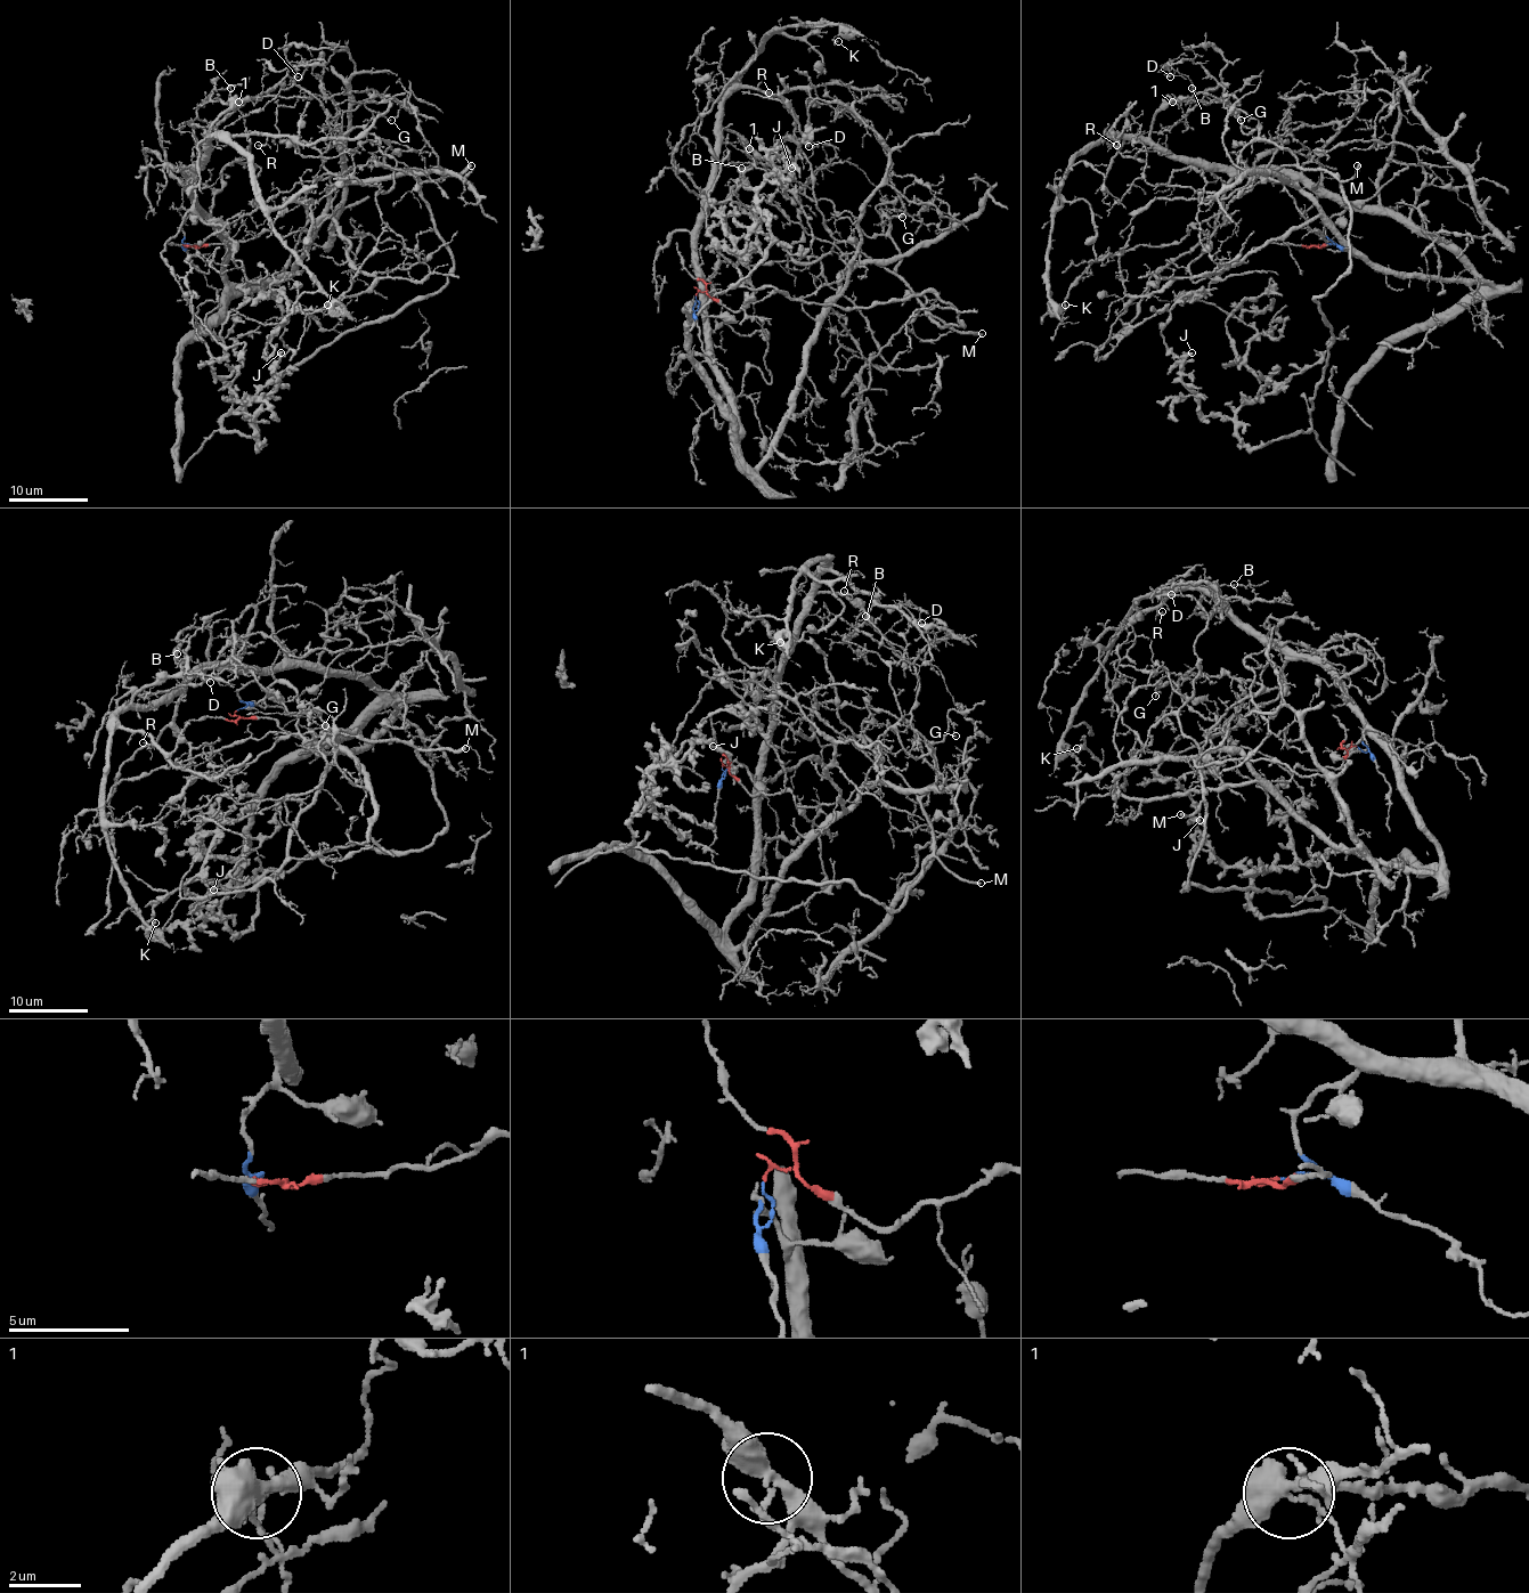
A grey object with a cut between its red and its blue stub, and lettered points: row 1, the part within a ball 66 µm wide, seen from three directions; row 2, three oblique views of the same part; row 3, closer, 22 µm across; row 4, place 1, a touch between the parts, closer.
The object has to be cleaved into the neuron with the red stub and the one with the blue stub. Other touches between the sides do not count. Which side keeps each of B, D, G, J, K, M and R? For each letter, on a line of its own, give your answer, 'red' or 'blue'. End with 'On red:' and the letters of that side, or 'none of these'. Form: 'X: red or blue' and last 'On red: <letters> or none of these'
B: blue
D: red
G: red
J: red
K: blue
M: red
R: blue
On red: D, G, J, M

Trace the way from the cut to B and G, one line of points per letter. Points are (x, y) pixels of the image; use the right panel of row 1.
B: (1320, 244), (1342, 204), (1151, 139), (1190, 87)
G: (1318, 244), (1334, 242), (1308, 228), (1276, 171), (1296, 159), (1260, 137), (1257, 119), (1233, 111), (1241, 119)

